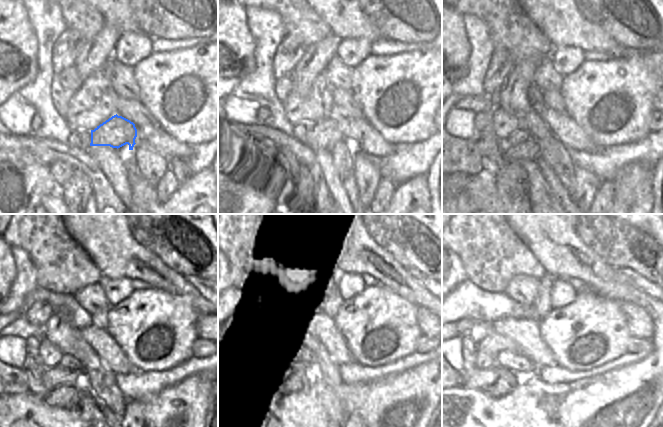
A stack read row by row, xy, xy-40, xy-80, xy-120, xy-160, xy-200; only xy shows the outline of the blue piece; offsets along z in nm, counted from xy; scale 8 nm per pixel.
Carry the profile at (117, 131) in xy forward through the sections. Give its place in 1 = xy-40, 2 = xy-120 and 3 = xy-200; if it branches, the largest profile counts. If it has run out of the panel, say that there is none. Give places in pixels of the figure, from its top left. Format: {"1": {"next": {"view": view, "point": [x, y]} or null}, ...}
{"1": {"next": {"view": "xy-40", "point": [325, 133]}}, "2": {"next": {"view": "xy-120", "point": [54, 376]}}, "3": {"next": {"view": "xy-200", "point": [472, 378]}}}

